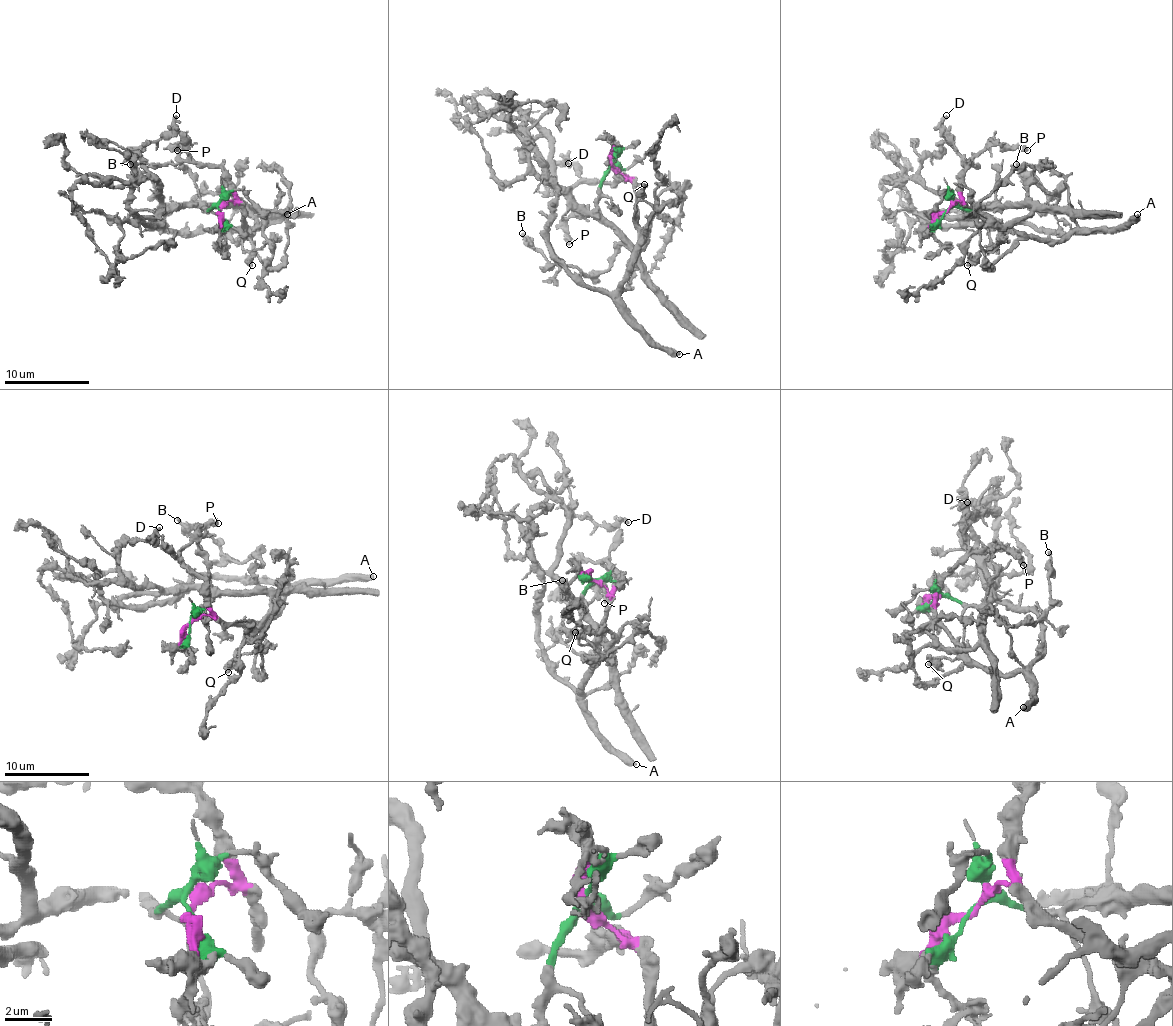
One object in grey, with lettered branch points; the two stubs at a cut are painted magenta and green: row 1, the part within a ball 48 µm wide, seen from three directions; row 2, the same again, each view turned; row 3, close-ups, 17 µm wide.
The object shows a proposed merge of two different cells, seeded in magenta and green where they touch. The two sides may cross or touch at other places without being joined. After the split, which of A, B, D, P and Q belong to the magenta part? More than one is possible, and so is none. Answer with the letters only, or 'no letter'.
A, P, Q

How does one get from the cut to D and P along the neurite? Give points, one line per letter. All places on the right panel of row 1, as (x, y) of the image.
D: (948, 210), (994, 207), (967, 210), (948, 197), (935, 195), (920, 176), (920, 163), (945, 142), (945, 114)
P: (948, 207), (958, 197), (958, 176), (964, 163), (994, 140), (1002, 146), (1024, 146), (1028, 150)

